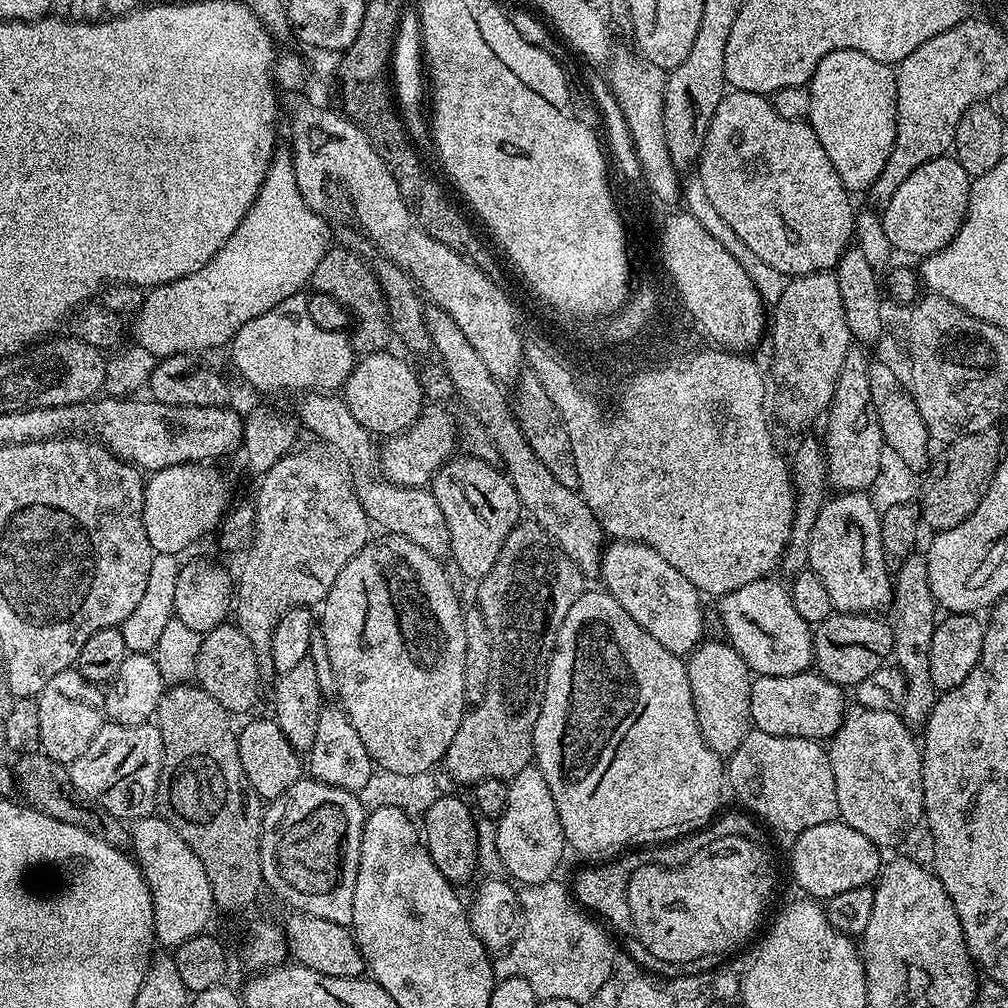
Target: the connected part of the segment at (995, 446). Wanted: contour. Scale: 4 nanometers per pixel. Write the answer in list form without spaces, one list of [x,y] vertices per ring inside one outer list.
[[[993,426],[978,434],[966,434],[966,438],[953,440],[937,460],[935,457],[928,464],[919,485],[918,507],[923,523],[927,527],[929,524],[933,533],[945,532],[966,522],[966,518],[978,510],[1002,459],[1000,447],[1004,440],[998,429]]]

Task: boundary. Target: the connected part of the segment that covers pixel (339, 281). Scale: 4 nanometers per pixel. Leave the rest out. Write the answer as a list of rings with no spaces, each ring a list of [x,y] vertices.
[[[343,246],[329,247],[328,253],[318,262],[318,270],[314,270],[310,281],[324,296],[337,300],[344,308],[352,311],[356,319],[356,329],[350,332],[353,352],[360,356],[368,356],[371,352],[382,352],[393,343],[392,319],[388,313],[386,298],[382,294],[382,286],[378,286],[378,278],[373,274],[369,261],[363,255]]]

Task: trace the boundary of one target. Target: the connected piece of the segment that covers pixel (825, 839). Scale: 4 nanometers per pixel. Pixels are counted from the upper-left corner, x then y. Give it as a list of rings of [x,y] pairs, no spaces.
[[[843,822],[810,826],[795,833],[793,840],[792,876],[805,897],[827,902],[851,888],[869,887],[882,871],[881,849]]]

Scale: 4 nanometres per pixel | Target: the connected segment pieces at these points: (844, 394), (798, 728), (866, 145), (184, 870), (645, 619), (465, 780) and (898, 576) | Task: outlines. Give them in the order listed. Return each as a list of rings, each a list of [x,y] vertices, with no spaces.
[[[860,346],[849,348],[846,362],[842,362],[842,374],[838,374],[838,386],[834,386],[834,398],[828,405],[828,433],[823,433],[824,454],[828,458],[828,479],[833,489],[840,492],[864,492],[871,489],[878,478],[882,454],[886,449],[870,398],[870,378],[867,376],[869,357]]]
[[[812,670],[793,676],[756,676],[750,690],[752,723],[757,732],[828,742],[843,724],[844,694],[843,687]]]
[[[834,50],[834,54],[826,54],[826,58],[818,62],[807,85],[810,94],[807,123],[812,125],[818,142],[822,142],[822,150],[826,150],[826,158],[830,158],[834,170],[838,170],[838,178],[842,178],[849,193],[863,193],[869,189],[890,156],[896,128],[895,80],[896,74],[891,64],[878,62],[870,58],[870,54],[862,54],[858,50]]]
[[[159,814],[150,816],[142,816],[139,820],[135,821],[130,828],[130,852],[134,857],[137,864],[140,866],[140,872],[144,876],[144,881],[148,883],[148,889],[152,895],[152,909],[154,910],[154,930],[156,931],[156,943],[163,946],[165,949],[175,950],[182,942],[186,942],[192,936],[199,936],[205,931],[204,928],[208,924],[208,919],[211,918],[212,912],[214,913],[214,905],[212,902],[212,891],[210,890],[210,878],[206,878],[206,870],[202,870],[202,862],[198,862],[198,854],[194,854],[194,850],[190,850],[190,846],[186,842],[182,842],[182,834],[178,834],[178,830],[174,830],[174,826],[170,826],[170,822],[164,819]]]
[[[612,542],[604,549],[600,561],[603,587],[616,599],[618,606],[650,634],[650,638],[662,642],[666,650],[684,658],[696,651],[705,639],[704,612],[700,609],[702,594],[689,580],[682,578],[662,554],[645,544]]]
[[[517,522],[512,527],[494,562],[494,570],[490,570],[490,574],[486,574],[478,584],[480,613],[482,618],[486,618],[492,647],[500,648],[500,680],[496,680],[496,688],[488,688],[483,700],[475,705],[473,712],[476,713],[473,716],[472,713],[465,715],[442,761],[443,767],[448,767],[449,774],[458,783],[467,786],[474,786],[483,780],[511,782],[523,768],[533,763],[534,722],[538,722],[542,706],[548,661],[556,648],[558,630],[562,622],[566,622],[566,614],[570,614],[570,606],[574,606],[574,602],[578,602],[586,590],[586,577],[580,567],[549,538],[544,529],[535,522],[524,523]]]
[[[908,555],[895,569],[894,587],[890,601],[890,612],[896,615],[890,620],[893,632],[892,656],[895,667],[905,678],[902,717],[909,726],[927,725],[928,715],[932,712],[932,707],[938,699],[936,687],[930,678],[930,642],[934,638],[934,630],[938,623],[938,615],[936,616],[938,605],[930,590],[928,561],[923,555],[918,555]]]

